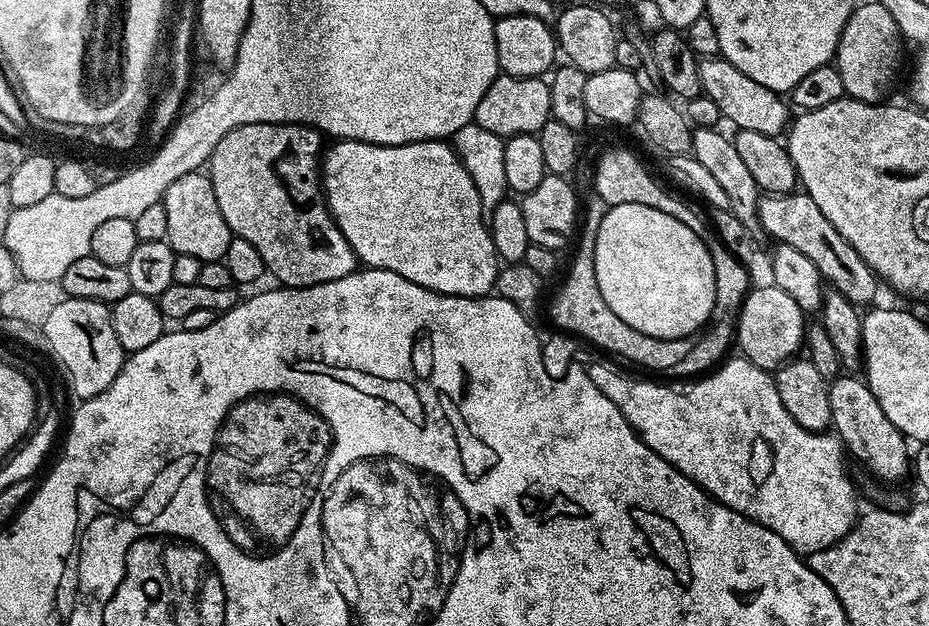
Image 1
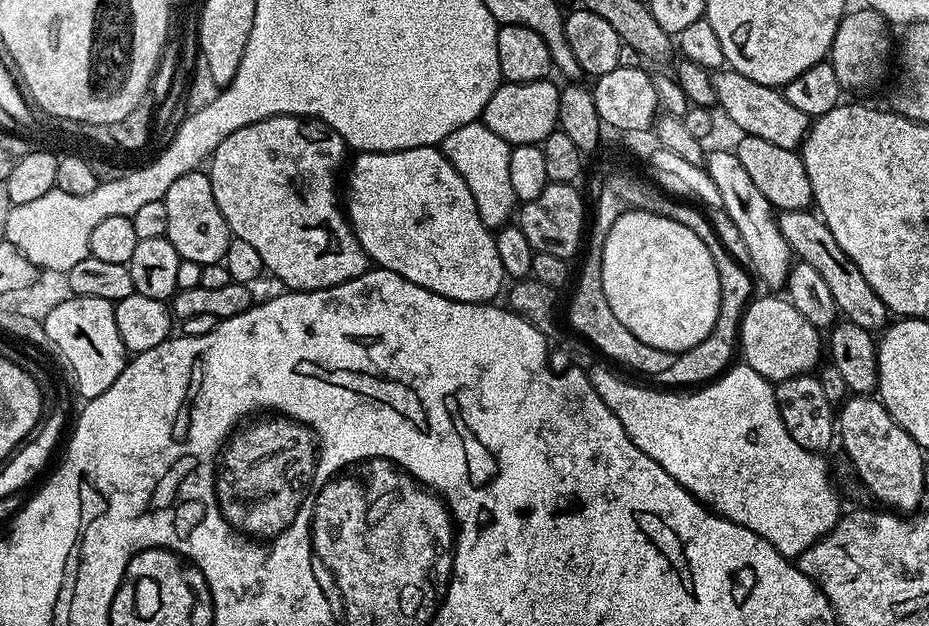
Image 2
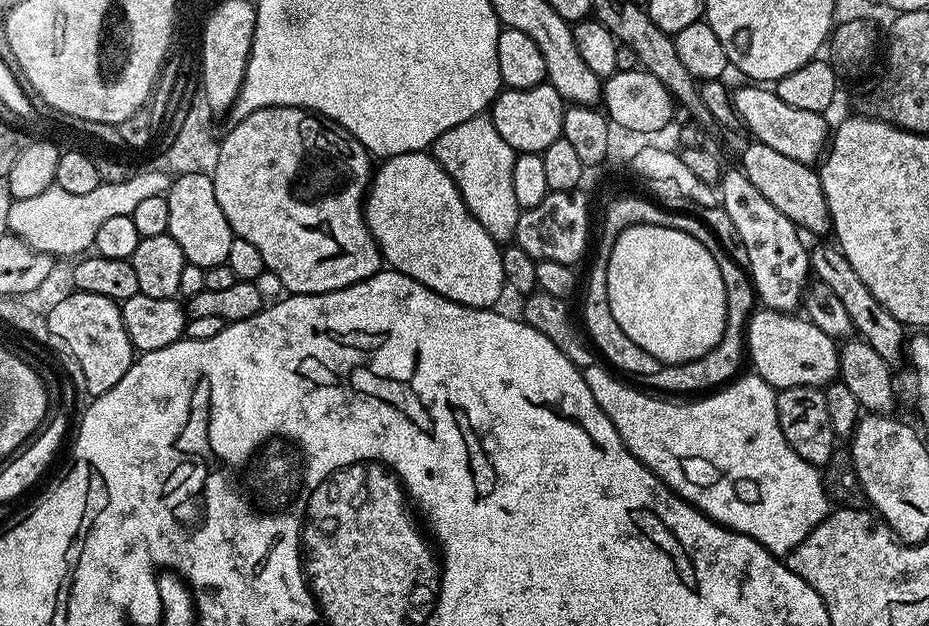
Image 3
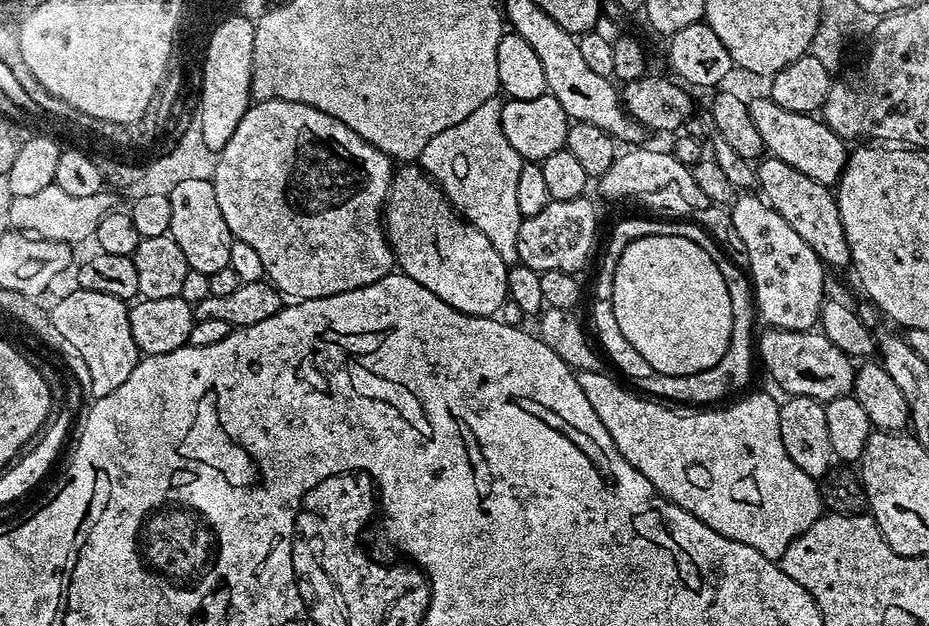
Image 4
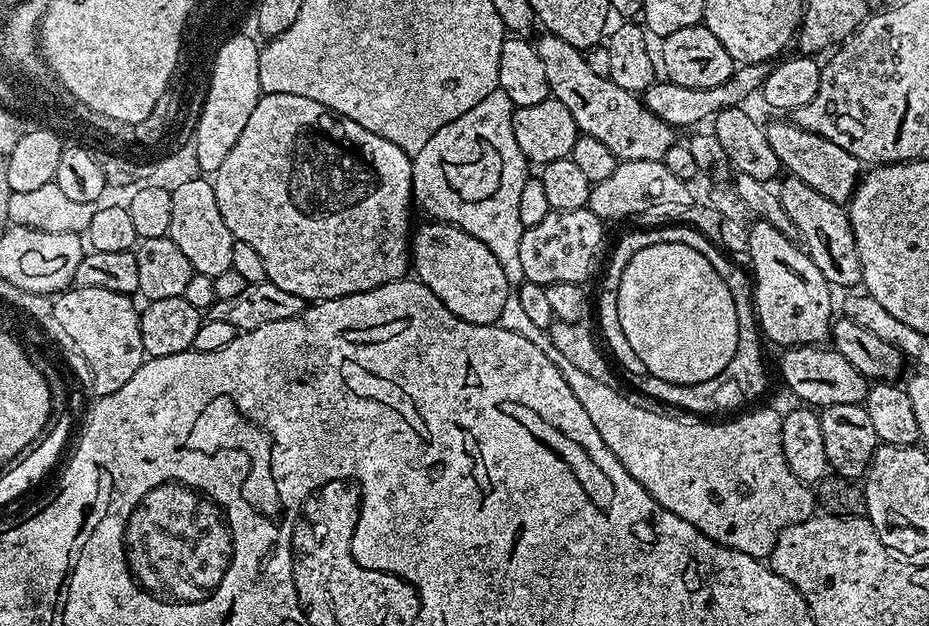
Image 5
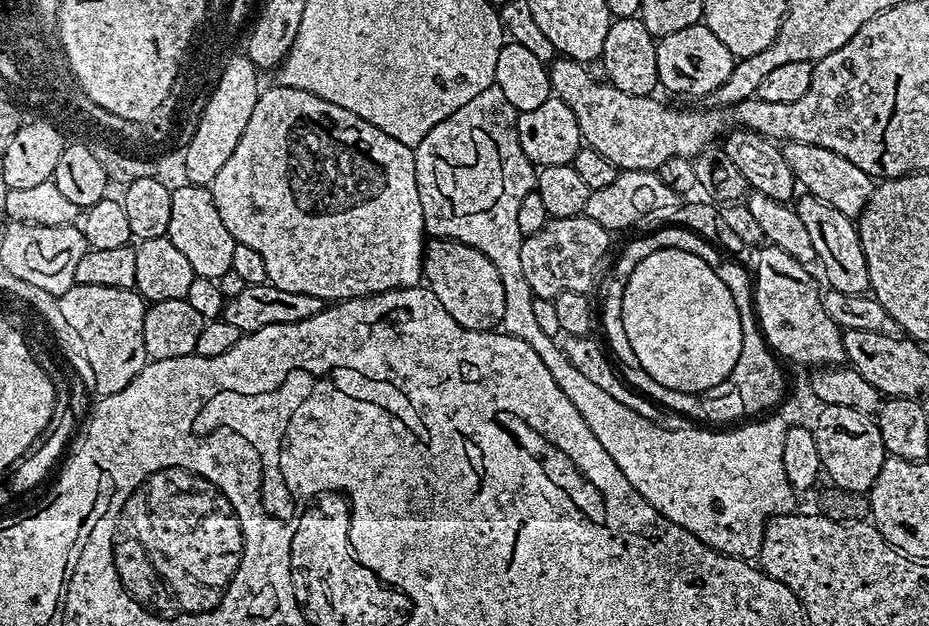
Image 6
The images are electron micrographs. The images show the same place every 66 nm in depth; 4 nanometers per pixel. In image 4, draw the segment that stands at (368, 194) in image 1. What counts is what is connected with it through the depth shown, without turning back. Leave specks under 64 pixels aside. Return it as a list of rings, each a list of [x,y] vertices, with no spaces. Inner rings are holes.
[[[404,162],[395,169],[394,183],[386,205],[386,231],[390,237],[392,254],[399,271],[414,278],[426,290],[433,292],[442,302],[454,306],[454,310],[471,316],[495,317],[509,299],[509,265],[494,250],[490,238],[482,234],[463,216],[457,214],[444,192],[428,177],[428,173],[416,162]]]

